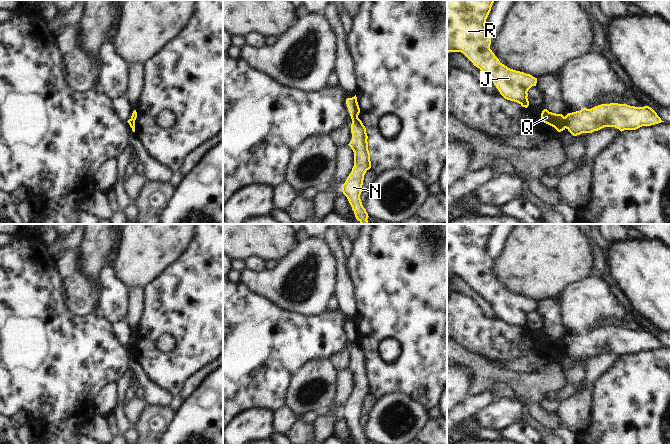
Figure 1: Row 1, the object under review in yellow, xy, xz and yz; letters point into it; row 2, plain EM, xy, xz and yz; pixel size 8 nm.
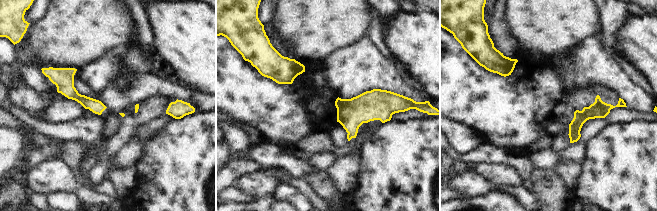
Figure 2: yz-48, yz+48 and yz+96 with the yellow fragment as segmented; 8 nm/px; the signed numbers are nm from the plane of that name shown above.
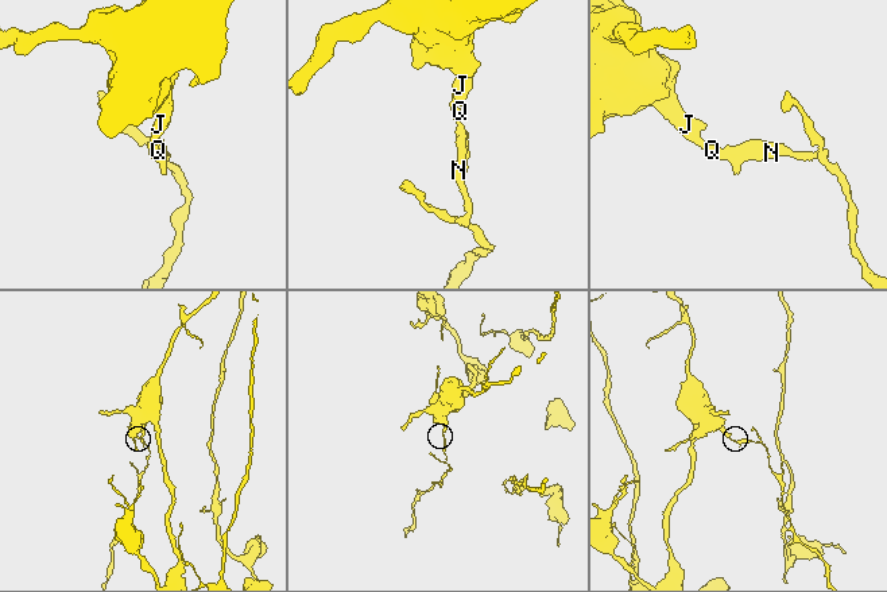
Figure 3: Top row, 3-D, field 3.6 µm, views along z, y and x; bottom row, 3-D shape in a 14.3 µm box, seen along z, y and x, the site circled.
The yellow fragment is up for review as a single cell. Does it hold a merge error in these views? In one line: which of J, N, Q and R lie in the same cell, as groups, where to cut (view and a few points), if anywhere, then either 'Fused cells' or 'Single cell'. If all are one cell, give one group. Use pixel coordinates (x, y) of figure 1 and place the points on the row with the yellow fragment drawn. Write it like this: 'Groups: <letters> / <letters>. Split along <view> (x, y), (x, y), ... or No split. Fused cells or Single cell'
Groups: J Q R / N. Split along yz (564, 117), (565, 127). Fused cells

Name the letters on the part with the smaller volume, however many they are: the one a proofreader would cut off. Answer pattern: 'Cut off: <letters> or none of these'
Cut off: N

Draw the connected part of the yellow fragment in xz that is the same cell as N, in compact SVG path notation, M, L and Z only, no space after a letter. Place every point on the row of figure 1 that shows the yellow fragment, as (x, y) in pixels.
M359 118L352 120L352 139L348 144L354 152L354 166L351 173L342 185L342 192L347 197L356 219L361 224L368 224L368 213L363 207L360 195L364 175L371 168L370 153L368 150L368 136L366 128Z

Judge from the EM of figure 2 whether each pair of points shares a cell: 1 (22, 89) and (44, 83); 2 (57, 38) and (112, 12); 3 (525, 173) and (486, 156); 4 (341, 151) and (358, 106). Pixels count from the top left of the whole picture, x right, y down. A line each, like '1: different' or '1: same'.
1: different
2: same
3: same
4: same

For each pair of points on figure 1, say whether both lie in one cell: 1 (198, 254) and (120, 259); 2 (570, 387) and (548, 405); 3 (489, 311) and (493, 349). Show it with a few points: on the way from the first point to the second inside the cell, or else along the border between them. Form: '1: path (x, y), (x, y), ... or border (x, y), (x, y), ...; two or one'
1: border (194, 236), (190, 246), (163, 271); two
2: path (565, 392), (553, 404); one
3: border (475, 302), (486, 317), (494, 320), (500, 319); two

